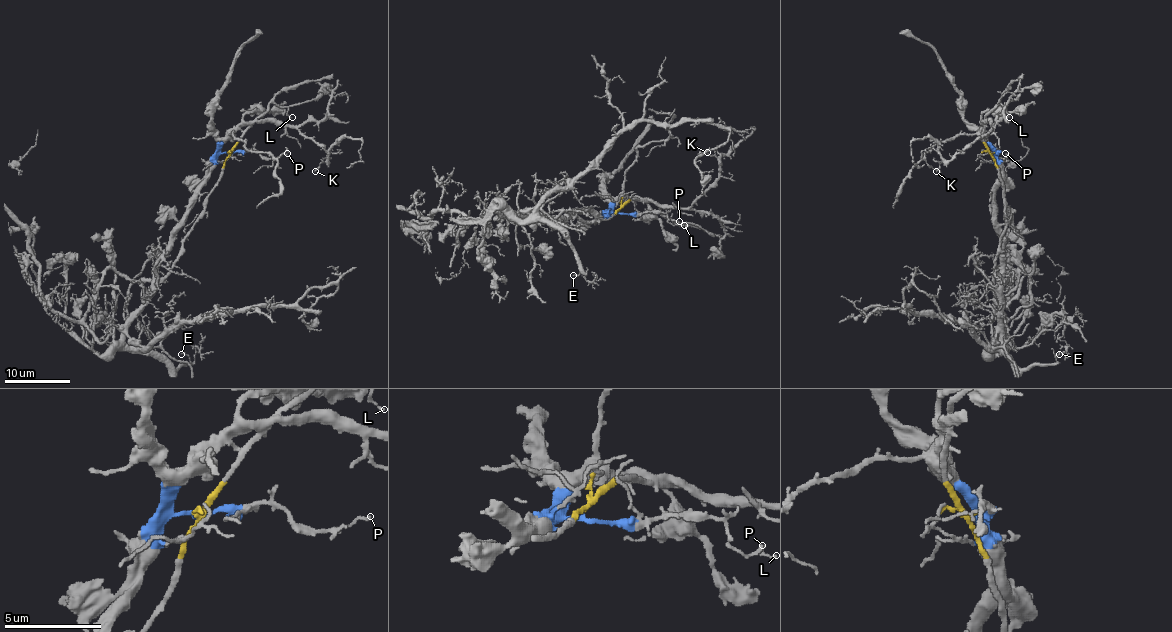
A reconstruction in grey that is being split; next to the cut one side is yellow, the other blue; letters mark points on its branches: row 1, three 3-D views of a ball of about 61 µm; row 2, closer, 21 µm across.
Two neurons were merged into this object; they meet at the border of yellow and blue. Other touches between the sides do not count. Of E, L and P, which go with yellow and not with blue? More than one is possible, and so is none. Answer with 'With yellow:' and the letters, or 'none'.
With yellow: L

